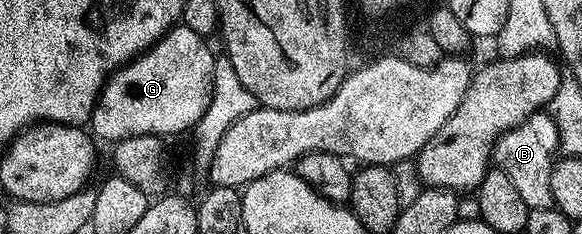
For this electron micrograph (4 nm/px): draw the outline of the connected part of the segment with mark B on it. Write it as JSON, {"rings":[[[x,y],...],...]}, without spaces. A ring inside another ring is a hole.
{"rings":[[[550,113],[530,114],[520,126],[505,132],[495,141],[493,151],[494,169],[505,172],[509,181],[517,188],[521,200],[525,200],[528,210],[554,206],[553,191],[549,189],[549,176],[553,165],[551,153],[559,146],[559,133]]]}

